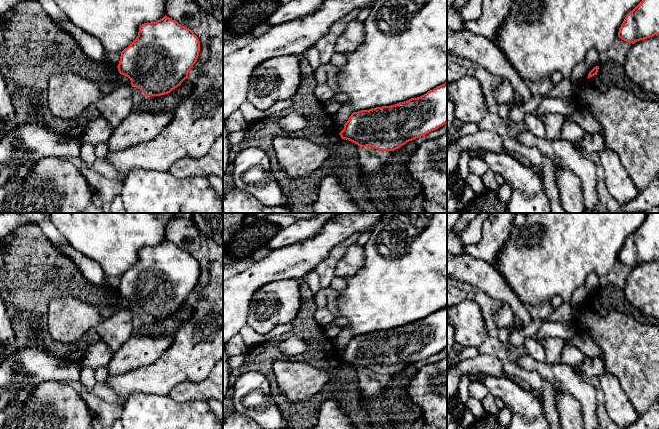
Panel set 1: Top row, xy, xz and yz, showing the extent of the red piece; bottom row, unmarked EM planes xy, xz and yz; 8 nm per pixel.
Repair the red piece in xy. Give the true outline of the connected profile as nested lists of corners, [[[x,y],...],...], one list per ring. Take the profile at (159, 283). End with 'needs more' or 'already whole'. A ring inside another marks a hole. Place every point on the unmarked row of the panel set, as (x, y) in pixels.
[[[165,239],[156,246],[140,249],[136,263],[121,276],[117,292],[131,304],[132,311],[139,312],[146,320],[161,320],[188,302],[199,276],[200,265],[193,254]]]; already whole

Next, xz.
[[[447,306],[417,322],[353,336],[339,358],[360,371],[394,375],[446,347]]]; already whole

